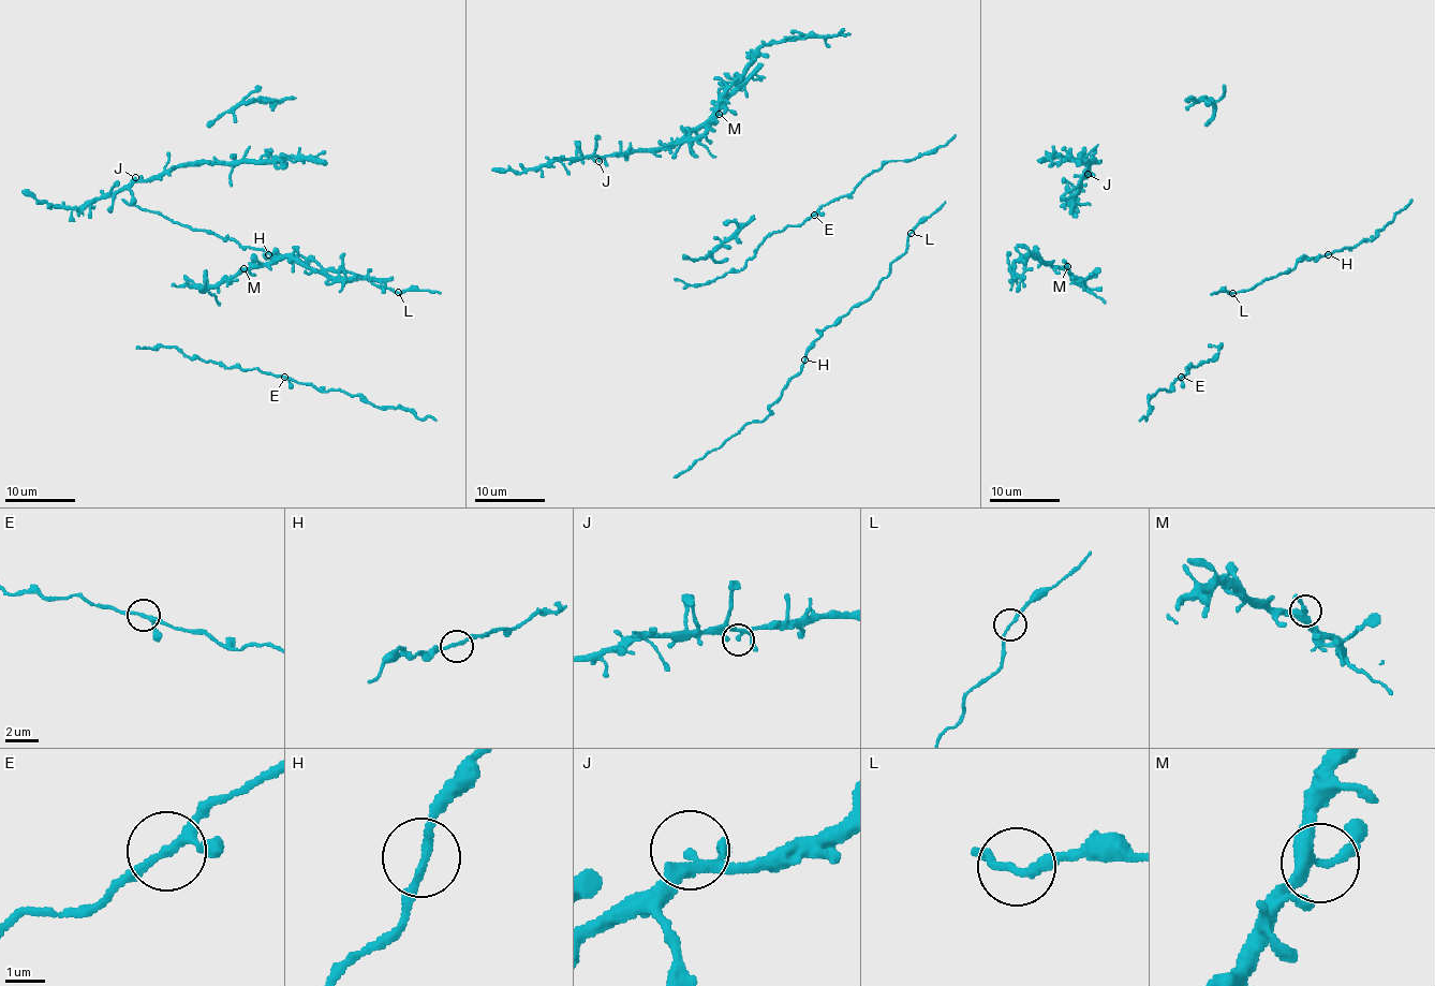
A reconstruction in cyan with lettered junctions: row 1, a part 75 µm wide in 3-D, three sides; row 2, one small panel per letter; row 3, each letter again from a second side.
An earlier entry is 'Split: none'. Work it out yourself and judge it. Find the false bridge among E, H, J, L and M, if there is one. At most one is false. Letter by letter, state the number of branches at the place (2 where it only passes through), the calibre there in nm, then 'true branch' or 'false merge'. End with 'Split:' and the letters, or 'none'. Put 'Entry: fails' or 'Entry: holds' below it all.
E: 3 branches meet; 190 nm thick; true branch
H: 2 branches meet; 190 nm thick; true branch
J: 3 branches meet; 160 nm thick; true branch
L: 2 branches meet; 190 nm thick; true branch
M: 3 branches meet; 320 nm thick; true branch
Split: none
Entry: holds

